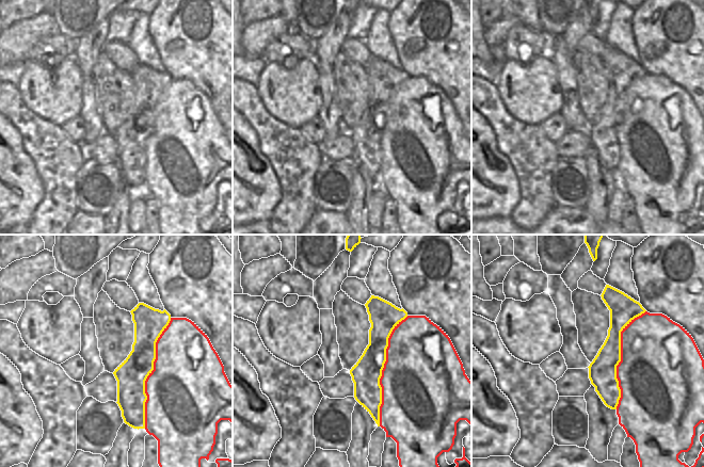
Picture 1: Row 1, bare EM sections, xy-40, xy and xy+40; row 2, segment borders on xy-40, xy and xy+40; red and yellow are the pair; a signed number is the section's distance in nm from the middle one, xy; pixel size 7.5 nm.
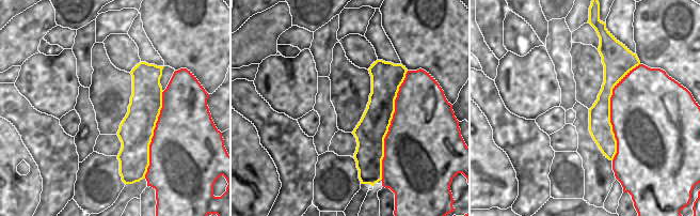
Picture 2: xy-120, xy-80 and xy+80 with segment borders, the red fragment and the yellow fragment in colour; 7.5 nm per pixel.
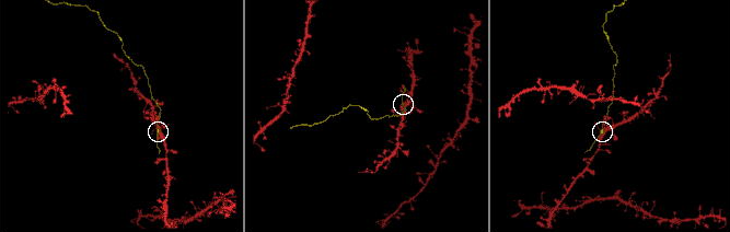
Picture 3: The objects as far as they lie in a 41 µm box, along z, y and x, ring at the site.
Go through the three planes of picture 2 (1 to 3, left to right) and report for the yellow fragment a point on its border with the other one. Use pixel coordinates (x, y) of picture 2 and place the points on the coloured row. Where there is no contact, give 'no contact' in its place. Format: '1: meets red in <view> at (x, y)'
1: meets red in xy-120 at (154, 134)
2: meets red in xy-80 at (390, 125)
3: meets red in xy+80 at (610, 111)

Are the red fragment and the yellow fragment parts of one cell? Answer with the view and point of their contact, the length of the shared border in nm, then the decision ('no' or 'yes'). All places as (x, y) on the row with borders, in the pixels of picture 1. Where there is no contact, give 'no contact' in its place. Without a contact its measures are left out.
meets red in xy at (382, 370); contact 850 nm long; no

